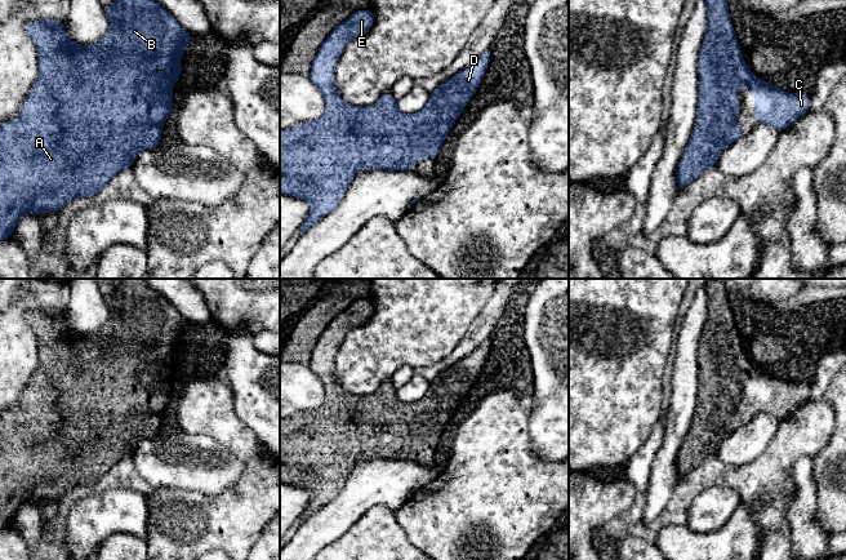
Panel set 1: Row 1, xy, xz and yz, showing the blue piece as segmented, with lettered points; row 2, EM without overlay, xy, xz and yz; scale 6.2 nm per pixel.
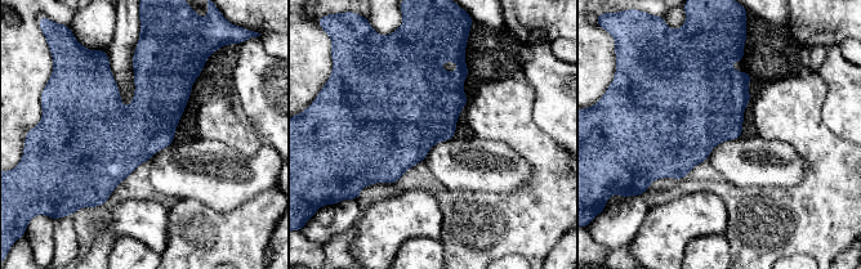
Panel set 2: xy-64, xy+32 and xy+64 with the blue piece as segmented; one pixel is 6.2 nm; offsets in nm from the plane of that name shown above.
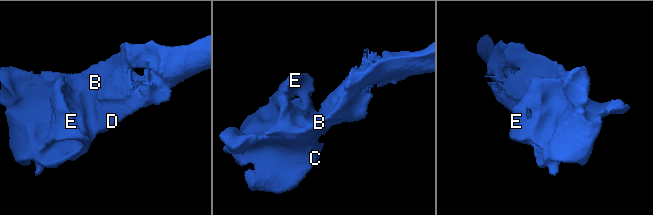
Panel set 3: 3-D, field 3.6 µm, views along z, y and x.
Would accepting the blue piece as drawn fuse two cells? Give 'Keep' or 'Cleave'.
Keep

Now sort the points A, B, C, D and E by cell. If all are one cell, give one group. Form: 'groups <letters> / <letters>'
groups A B C D E

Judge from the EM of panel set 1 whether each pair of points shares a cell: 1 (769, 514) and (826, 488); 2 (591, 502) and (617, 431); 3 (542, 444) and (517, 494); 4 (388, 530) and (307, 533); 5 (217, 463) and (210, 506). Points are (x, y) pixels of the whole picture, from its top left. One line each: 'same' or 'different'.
1: different
2: different
3: different
4: different
5: different

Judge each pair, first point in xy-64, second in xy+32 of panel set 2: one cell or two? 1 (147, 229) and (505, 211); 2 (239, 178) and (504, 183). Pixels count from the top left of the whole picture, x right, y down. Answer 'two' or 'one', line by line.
1: two
2: one

